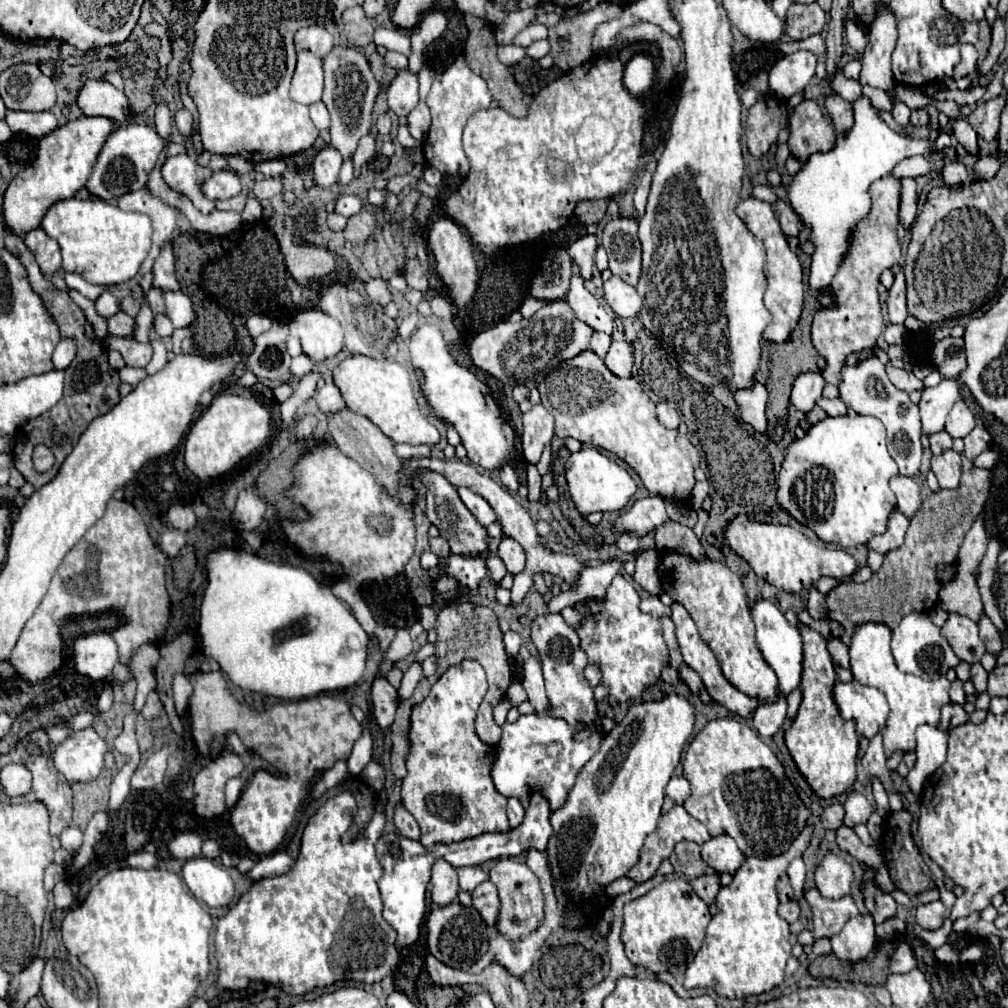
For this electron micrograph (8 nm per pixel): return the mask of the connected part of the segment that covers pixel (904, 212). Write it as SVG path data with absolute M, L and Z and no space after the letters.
M904 178L902 180L902 200L900 200L900 224L898 224L898 236L904 238L910 230L910 224L917 216L917 184L913 178Z

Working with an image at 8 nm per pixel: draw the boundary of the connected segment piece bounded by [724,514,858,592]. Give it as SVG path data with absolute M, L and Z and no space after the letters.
M738 514L726 524L724 538L726 544L738 556L742 556L760 578L764 578L766 582L784 592L800 592L802 588L810 588L822 576L848 578L858 570L856 560L842 548L834 548L828 544L822 546L814 544L808 536L804 536L800 530L788 524L756 522L750 520L746 514Z

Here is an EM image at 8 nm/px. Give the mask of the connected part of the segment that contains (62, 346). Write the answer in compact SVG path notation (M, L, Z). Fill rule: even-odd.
M62 338L52 356L54 368L56 370L68 368L68 364L74 360L74 356L76 356L76 338Z

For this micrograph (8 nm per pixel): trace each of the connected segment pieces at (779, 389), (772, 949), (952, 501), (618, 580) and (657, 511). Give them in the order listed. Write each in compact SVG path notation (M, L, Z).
M810 292L804 298L804 310L800 316L800 322L796 326L796 330L790 334L790 338L784 344L768 344L766 340L762 342L762 366L758 374L764 374L764 386L770 392L768 398L768 406L766 406L766 418L768 418L768 438L772 442L780 442L782 434L786 430L786 422L788 422L788 404L790 404L790 390L792 390L792 382L796 380L798 374L802 372L822 372L826 368L826 360L816 352L812 340L810 340L810 328L812 328L812 318L816 314L816 310L820 308L820 304L816 302L816 294Z
M808 824L800 838L796 838L796 842L782 856L766 860L746 858L742 862L732 876L732 882L716 896L714 904L718 912L708 924L706 940L700 952L684 974L684 988L712 988L718 996L744 998L750 994L770 992L784 980L784 968L792 954L792 944L788 942L788 922L776 914L776 882L784 876L788 864L806 852L812 836L814 826Z
M972 468L970 472L962 474L958 488L932 492L930 498L926 498L920 510L912 516L906 542L898 550L892 550L884 556L884 564L878 574L874 574L864 584L844 582L828 594L828 618L842 624L844 634L840 636L840 640L844 644L850 644L856 624L884 622L890 628L896 628L906 614L930 612L936 606L936 596L940 590L940 582L934 574L936 564L956 562L960 542L964 540L964 534L972 526L974 518L982 512L988 490L990 472Z
M616 576L606 592L604 602L588 602L584 606L580 606L580 604L576 606L576 610L584 616L582 626L576 630L580 636L580 648L588 654L590 664L600 666L602 684L610 690L610 694L608 694L610 702L626 702L632 698L640 698L648 686L652 686L660 680L660 670L662 670L662 666L668 664L668 646L662 638L660 622L658 622L658 618L654 618L650 614L642 614L638 604L640 604L640 596L632 588L632 584L628 584L622 576Z
M648 496L648 498L636 500L636 504L616 520L614 528L618 532L630 532L636 536L644 536L664 522L668 522L664 498Z

